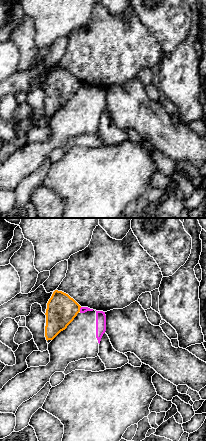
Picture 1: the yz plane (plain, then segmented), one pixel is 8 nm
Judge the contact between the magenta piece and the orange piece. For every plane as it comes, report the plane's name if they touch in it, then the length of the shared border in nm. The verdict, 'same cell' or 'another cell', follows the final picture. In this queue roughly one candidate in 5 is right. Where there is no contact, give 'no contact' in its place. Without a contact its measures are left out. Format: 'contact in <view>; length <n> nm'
contact in yz; length 40 nm

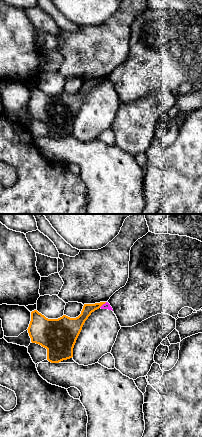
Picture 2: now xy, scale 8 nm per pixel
contact in xy; length 80 nm

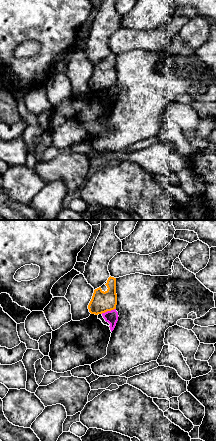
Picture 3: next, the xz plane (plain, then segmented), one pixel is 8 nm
contact in xz; length 130 nm

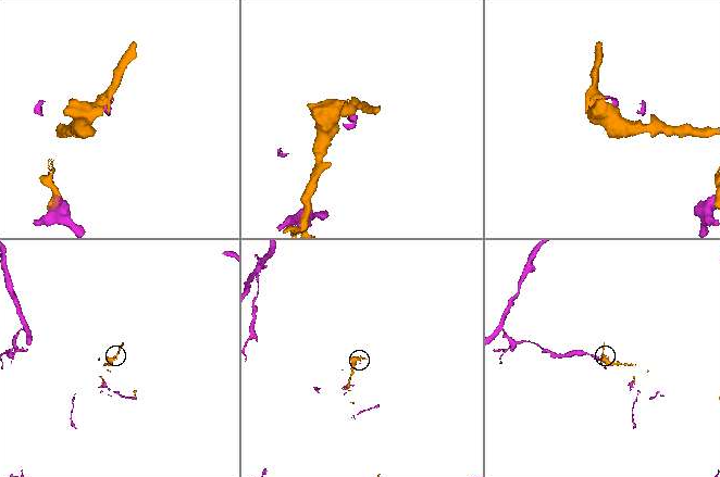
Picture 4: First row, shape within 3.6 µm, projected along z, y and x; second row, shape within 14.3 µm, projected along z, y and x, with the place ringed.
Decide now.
another cell

